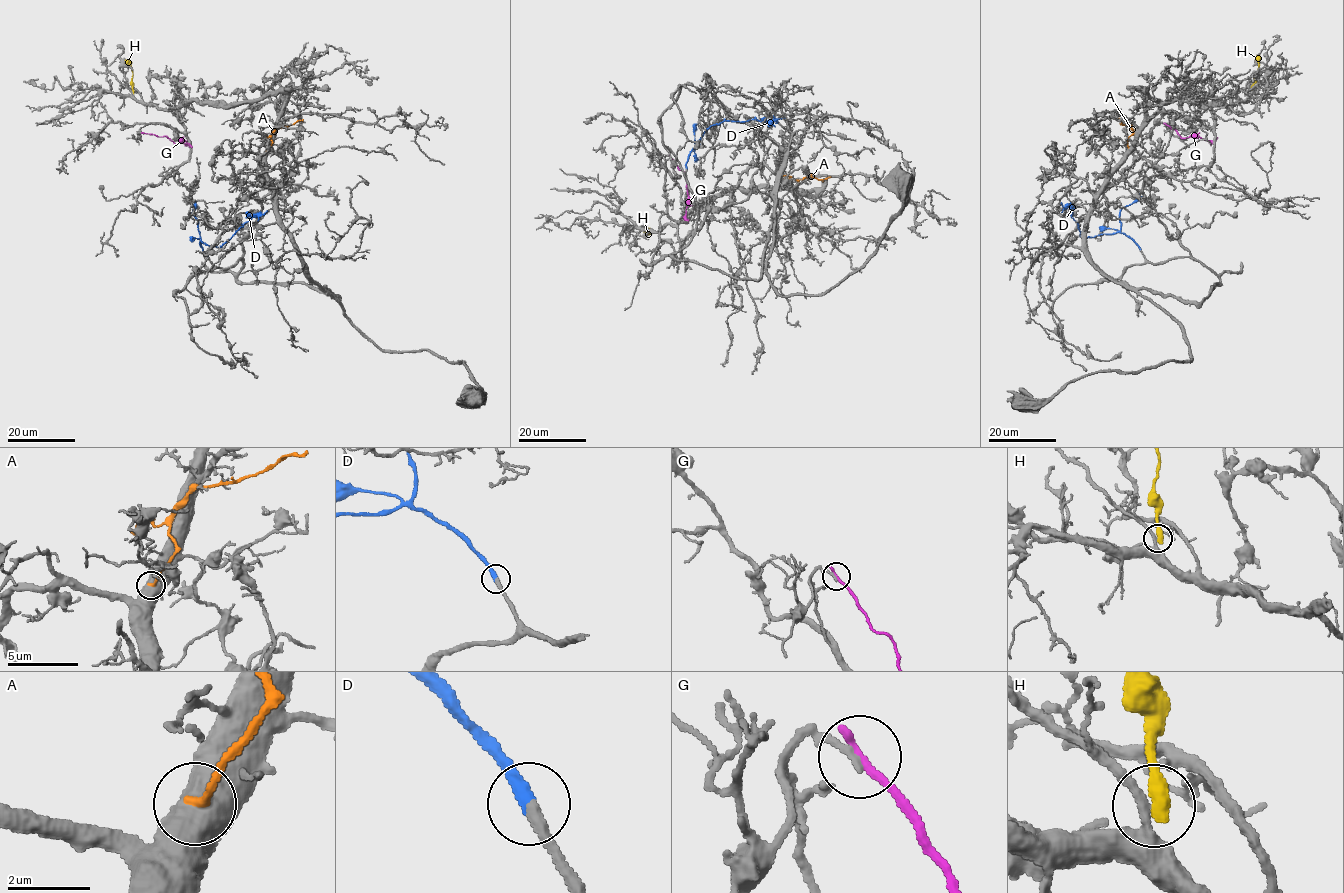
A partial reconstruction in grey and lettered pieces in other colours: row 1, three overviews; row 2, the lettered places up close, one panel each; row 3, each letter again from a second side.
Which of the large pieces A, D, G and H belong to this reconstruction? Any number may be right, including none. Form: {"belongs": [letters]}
{"belongs": ["D"]}

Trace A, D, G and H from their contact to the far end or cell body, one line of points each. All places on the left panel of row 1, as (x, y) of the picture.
A: (266, 151), (277, 128), (303, 119)
D: (207, 255), (200, 241), (210, 247), (221, 247), (252, 217), (261, 215), (266, 210)
G: (143, 133), (164, 136), (175, 144), (181, 141), (188, 144), (184, 140)
H: (133, 93), (133, 70), (123, 59)

